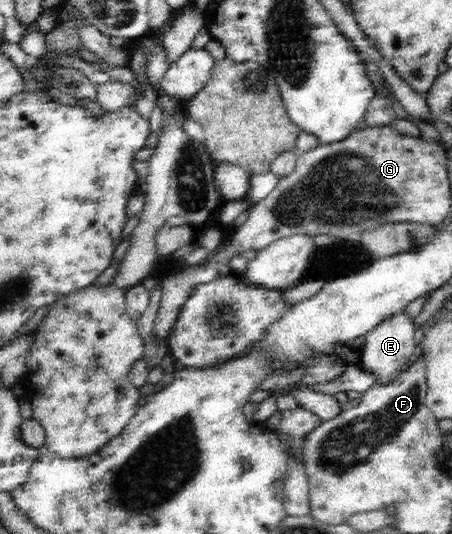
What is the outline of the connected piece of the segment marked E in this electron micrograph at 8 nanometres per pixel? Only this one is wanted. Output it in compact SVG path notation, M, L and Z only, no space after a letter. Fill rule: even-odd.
M401 310L397 314L390 315L389 318L382 319L373 330L365 334L365 345L360 349L358 366L375 376L374 386L389 384L402 373L401 370L406 367L415 352L414 332L413 320L409 319L405 310Z

